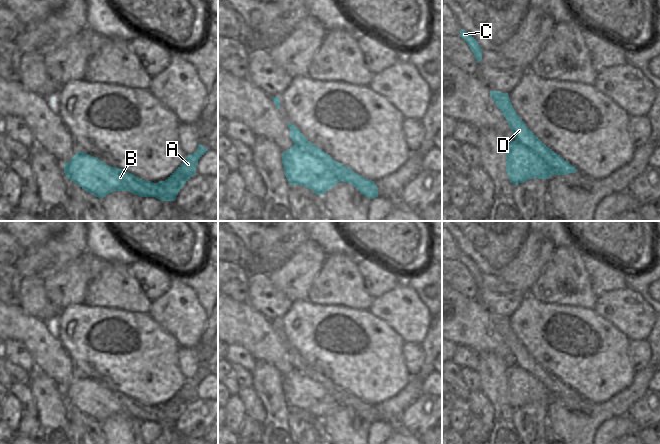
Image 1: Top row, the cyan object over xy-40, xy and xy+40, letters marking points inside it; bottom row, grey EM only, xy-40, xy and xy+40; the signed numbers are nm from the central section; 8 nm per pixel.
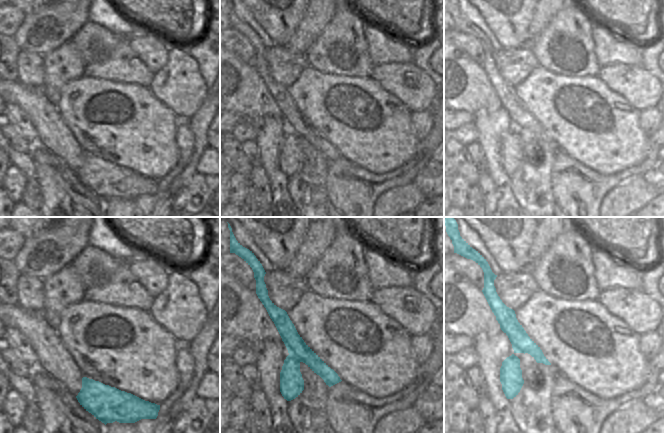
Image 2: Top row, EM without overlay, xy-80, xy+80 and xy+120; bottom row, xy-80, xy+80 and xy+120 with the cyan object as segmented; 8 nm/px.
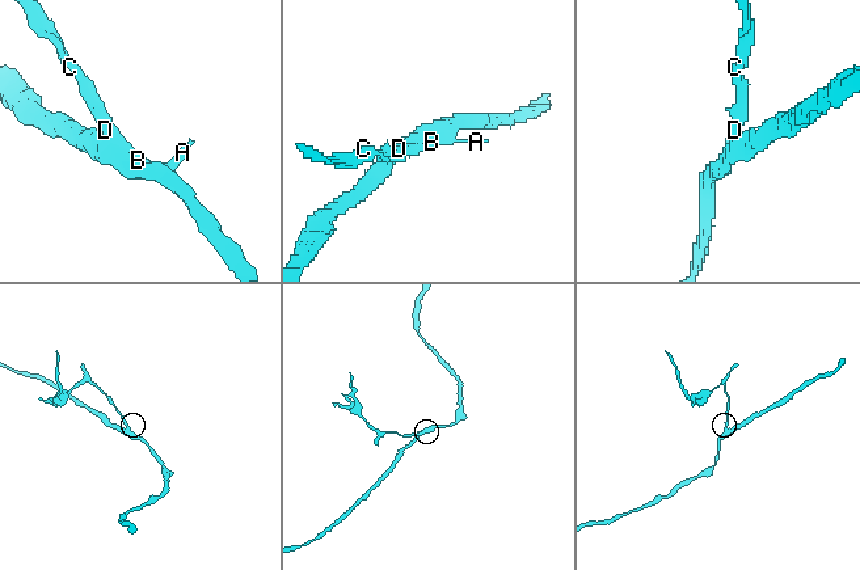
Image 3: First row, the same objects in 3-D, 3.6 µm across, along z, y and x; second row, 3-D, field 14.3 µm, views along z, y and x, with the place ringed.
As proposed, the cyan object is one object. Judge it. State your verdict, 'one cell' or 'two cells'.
two cells

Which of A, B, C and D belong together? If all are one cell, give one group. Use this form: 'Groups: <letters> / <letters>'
Groups: A B / C D

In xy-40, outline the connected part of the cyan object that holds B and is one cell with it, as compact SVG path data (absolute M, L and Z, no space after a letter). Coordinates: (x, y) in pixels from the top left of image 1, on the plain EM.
M199 367L195 377L187 380L165 405L157 407L145 405L123 393L111 391L97 381L81 375L64 389L64 397L68 403L99 423L113 415L129 415L141 421L174 425L184 408L196 399L198 384L207 374L207 371Z

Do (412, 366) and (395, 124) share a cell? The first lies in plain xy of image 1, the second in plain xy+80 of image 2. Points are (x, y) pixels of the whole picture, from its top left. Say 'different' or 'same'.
different

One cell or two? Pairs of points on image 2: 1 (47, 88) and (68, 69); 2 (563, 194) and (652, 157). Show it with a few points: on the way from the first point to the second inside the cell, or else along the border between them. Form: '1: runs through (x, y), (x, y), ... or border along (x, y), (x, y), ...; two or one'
1: runs through (52, 83), (63, 72); one
2: runs through (585, 185), (600, 185), (630, 172); one

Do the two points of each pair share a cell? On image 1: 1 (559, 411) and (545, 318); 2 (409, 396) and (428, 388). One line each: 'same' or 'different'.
1: different
2: different

